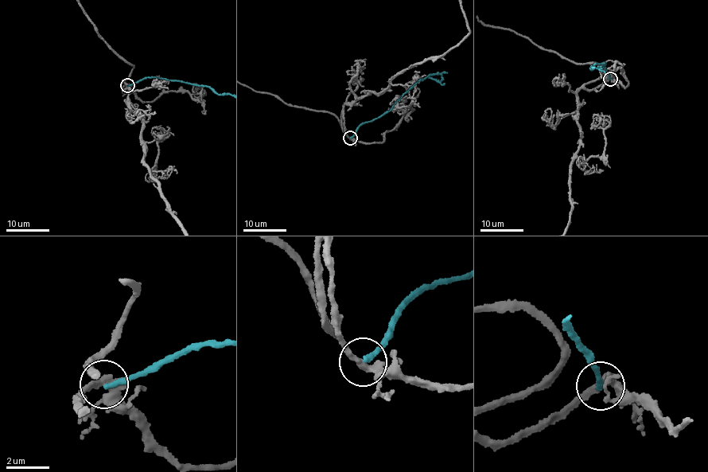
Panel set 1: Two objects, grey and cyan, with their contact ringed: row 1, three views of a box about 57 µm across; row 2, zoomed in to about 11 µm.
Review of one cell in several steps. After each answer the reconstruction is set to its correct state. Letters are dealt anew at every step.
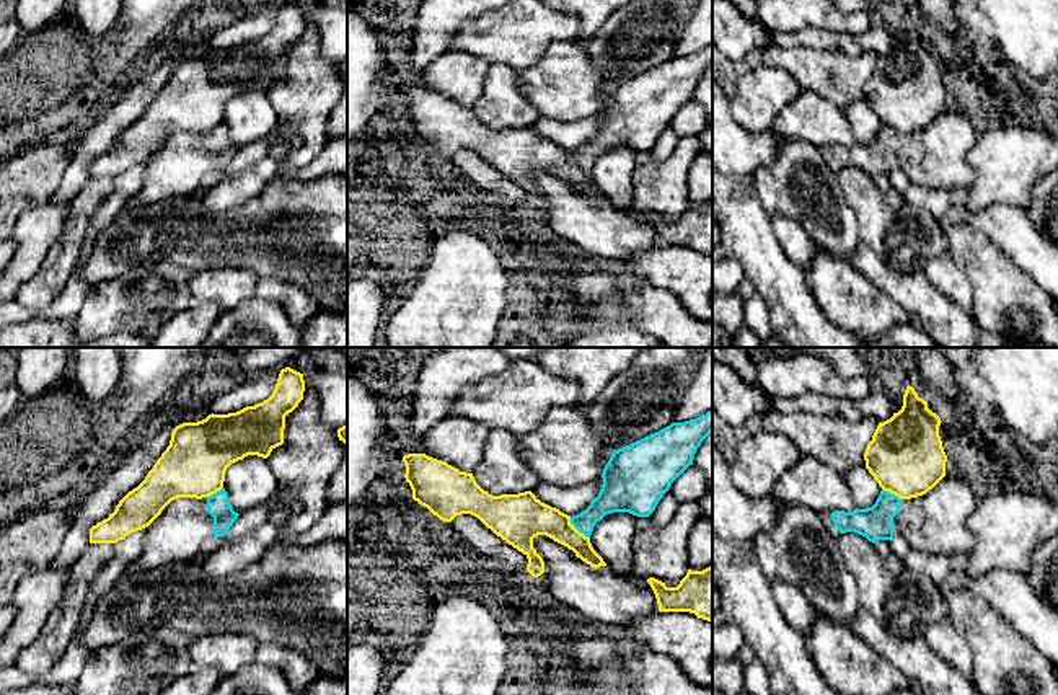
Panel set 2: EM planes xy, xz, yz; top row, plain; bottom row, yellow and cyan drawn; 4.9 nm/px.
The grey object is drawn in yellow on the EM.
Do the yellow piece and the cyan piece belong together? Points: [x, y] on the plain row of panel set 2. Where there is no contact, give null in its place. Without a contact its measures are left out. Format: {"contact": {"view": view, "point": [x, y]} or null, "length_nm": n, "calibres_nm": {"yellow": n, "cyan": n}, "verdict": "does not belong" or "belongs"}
{"contact": {"view": "xz", "point": [576, 163]}, "length_nm": 150, "calibres_nm": {"yellow": 200, "cyan": 160}, "verdict": "does not belong"}

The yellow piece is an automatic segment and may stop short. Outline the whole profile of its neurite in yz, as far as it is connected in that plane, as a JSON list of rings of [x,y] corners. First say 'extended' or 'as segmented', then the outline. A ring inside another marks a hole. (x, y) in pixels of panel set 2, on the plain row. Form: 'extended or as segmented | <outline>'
as segmented | [[[908,20],[902,44],[879,57],[864,88],[866,103],[884,126],[911,134],[926,129],[946,111],[941,57]]]

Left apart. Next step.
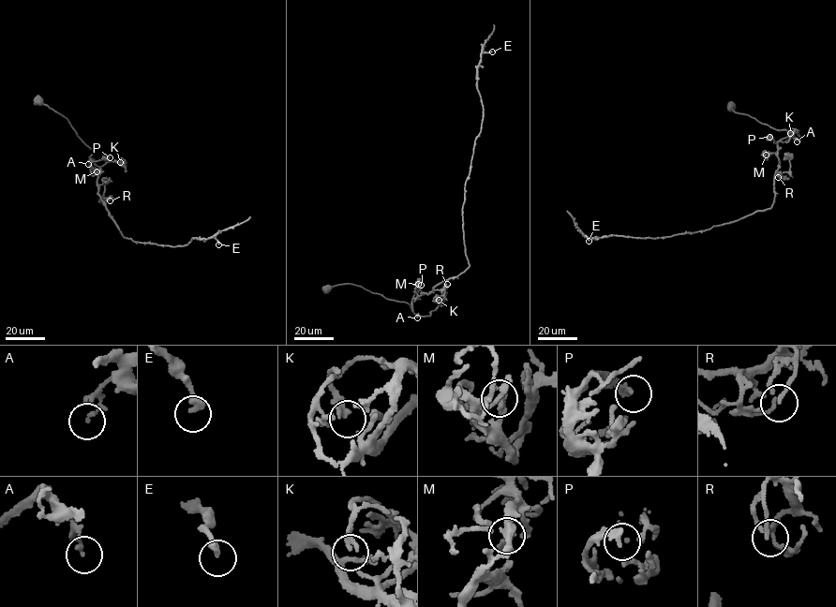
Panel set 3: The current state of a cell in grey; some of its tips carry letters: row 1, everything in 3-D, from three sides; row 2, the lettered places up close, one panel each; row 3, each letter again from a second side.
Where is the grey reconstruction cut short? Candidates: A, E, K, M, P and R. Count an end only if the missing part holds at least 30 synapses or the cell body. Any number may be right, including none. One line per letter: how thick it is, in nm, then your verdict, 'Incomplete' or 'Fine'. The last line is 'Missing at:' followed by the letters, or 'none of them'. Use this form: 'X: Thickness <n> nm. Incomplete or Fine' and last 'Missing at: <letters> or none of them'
A: Thickness 170 nm. Fine
E: Thickness 320 nm. Fine
K: Thickness 240 nm. Fine
M: Thickness 240 nm. Fine
P: Thickness 240 nm. Fine
R: Thickness 130 nm. Fine
Missing at: none of them

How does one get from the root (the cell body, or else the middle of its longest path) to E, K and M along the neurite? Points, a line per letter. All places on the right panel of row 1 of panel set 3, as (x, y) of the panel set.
E: (730, 106), (788, 132), (778, 142), (770, 208), (694, 232), (655, 239), (585, 236), (589, 241)
K: (730, 106), (786, 130), (782, 141), (794, 137), (800, 140), (794, 129), (790, 133)
M: (730, 106), (737, 112), (788, 132), (778, 142), (778, 151), (768, 156), (766, 155)

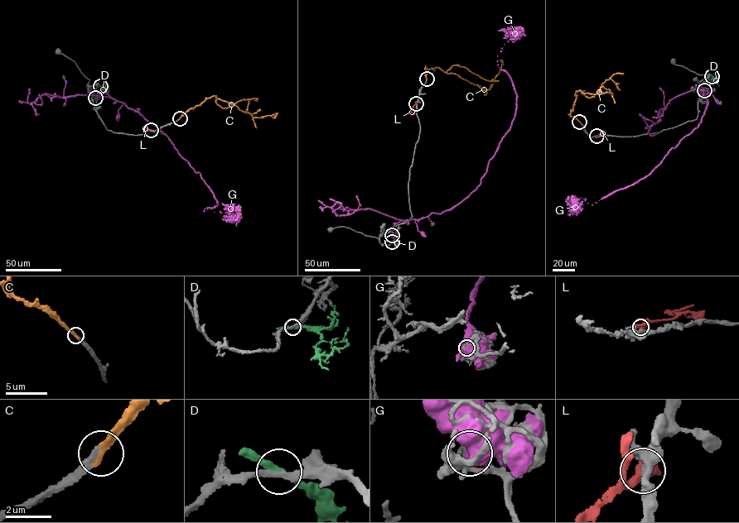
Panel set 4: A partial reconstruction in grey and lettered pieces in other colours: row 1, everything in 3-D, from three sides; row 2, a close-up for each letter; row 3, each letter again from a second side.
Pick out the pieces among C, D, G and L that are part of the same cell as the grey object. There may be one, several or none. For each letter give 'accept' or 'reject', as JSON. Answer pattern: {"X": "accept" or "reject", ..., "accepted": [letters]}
{"C": "accept", "D": "reject", "G": "reject", "L": "reject", "accepted": ["C"]}

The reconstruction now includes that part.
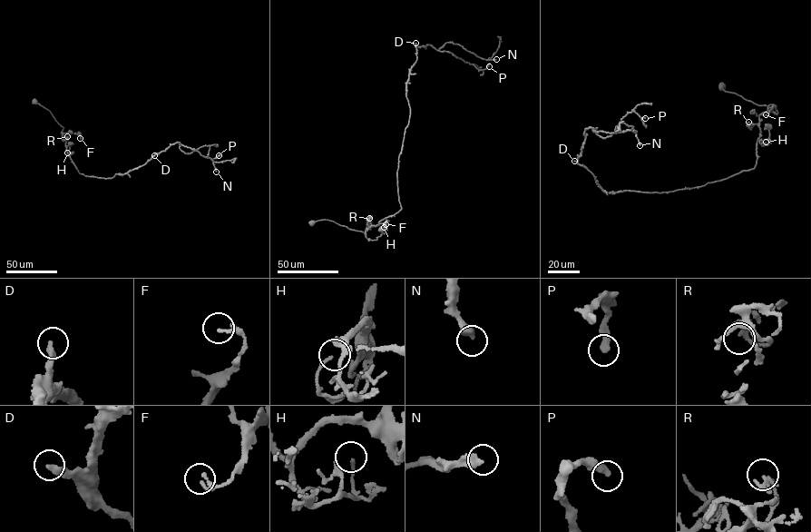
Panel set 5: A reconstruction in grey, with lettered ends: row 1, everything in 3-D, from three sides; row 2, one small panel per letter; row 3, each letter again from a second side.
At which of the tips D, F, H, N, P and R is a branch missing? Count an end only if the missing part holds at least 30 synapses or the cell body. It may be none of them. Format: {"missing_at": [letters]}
{"missing_at": []}

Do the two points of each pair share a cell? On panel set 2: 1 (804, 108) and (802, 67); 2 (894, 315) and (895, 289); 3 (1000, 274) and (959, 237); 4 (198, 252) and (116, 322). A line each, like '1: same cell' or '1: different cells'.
1: different cells
2: different cells
3: same cell
4: different cells

